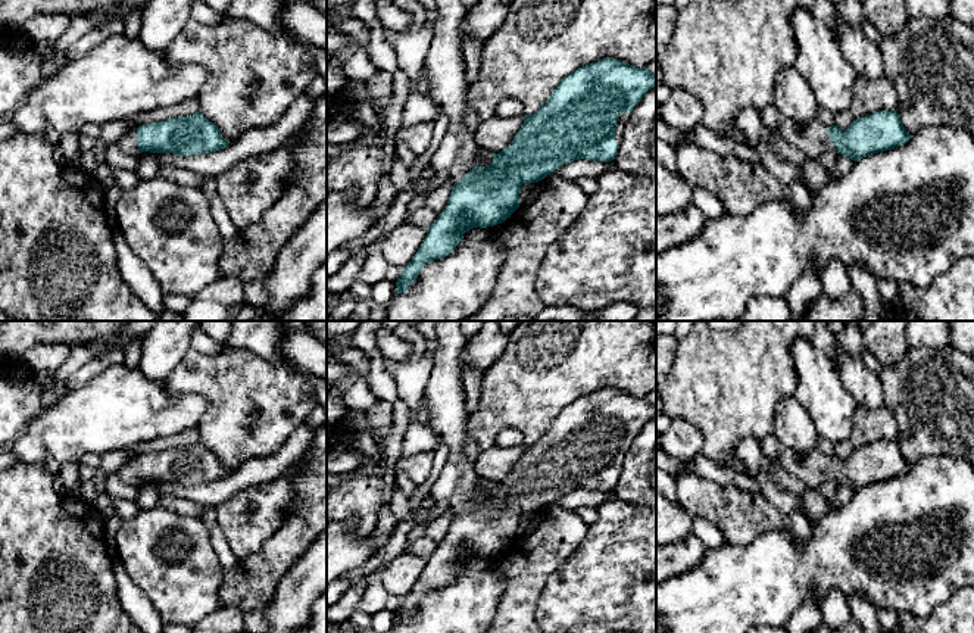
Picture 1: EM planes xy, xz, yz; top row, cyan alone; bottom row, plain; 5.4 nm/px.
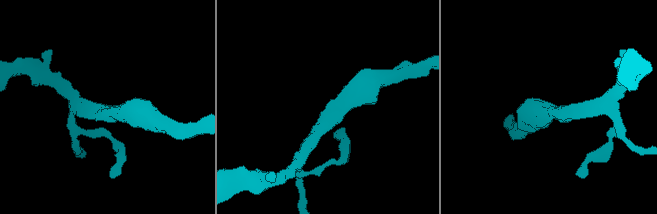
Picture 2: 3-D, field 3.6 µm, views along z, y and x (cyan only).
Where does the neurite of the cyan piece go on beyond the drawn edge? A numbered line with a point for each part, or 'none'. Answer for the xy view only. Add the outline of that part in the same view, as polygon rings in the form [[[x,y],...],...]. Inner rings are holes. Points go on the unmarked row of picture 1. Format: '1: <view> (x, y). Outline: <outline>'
1: xy (127, 473). Outline: [[[137,459],[128,461],[113,474],[124,483],[135,484],[141,481],[137,474]]]

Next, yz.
1: yz (812, 468). Outline: [[[786,449],[778,455],[777,461],[781,468],[803,481],[808,489],[817,490],[824,481],[837,481],[830,471],[828,456],[818,449],[797,455]]]

